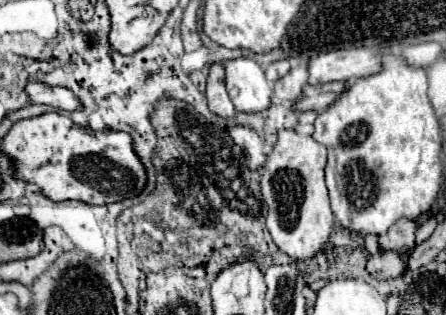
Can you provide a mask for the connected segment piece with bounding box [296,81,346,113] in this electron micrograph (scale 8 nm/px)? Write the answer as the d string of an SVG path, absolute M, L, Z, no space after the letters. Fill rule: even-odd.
M330 83L330 85L318 85L318 89L314 89L312 85L306 87L306 93L302 97L302 101L296 101L300 111L308 111L314 109L318 113L324 113L330 105L336 103L336 99L346 91L346 83Z

